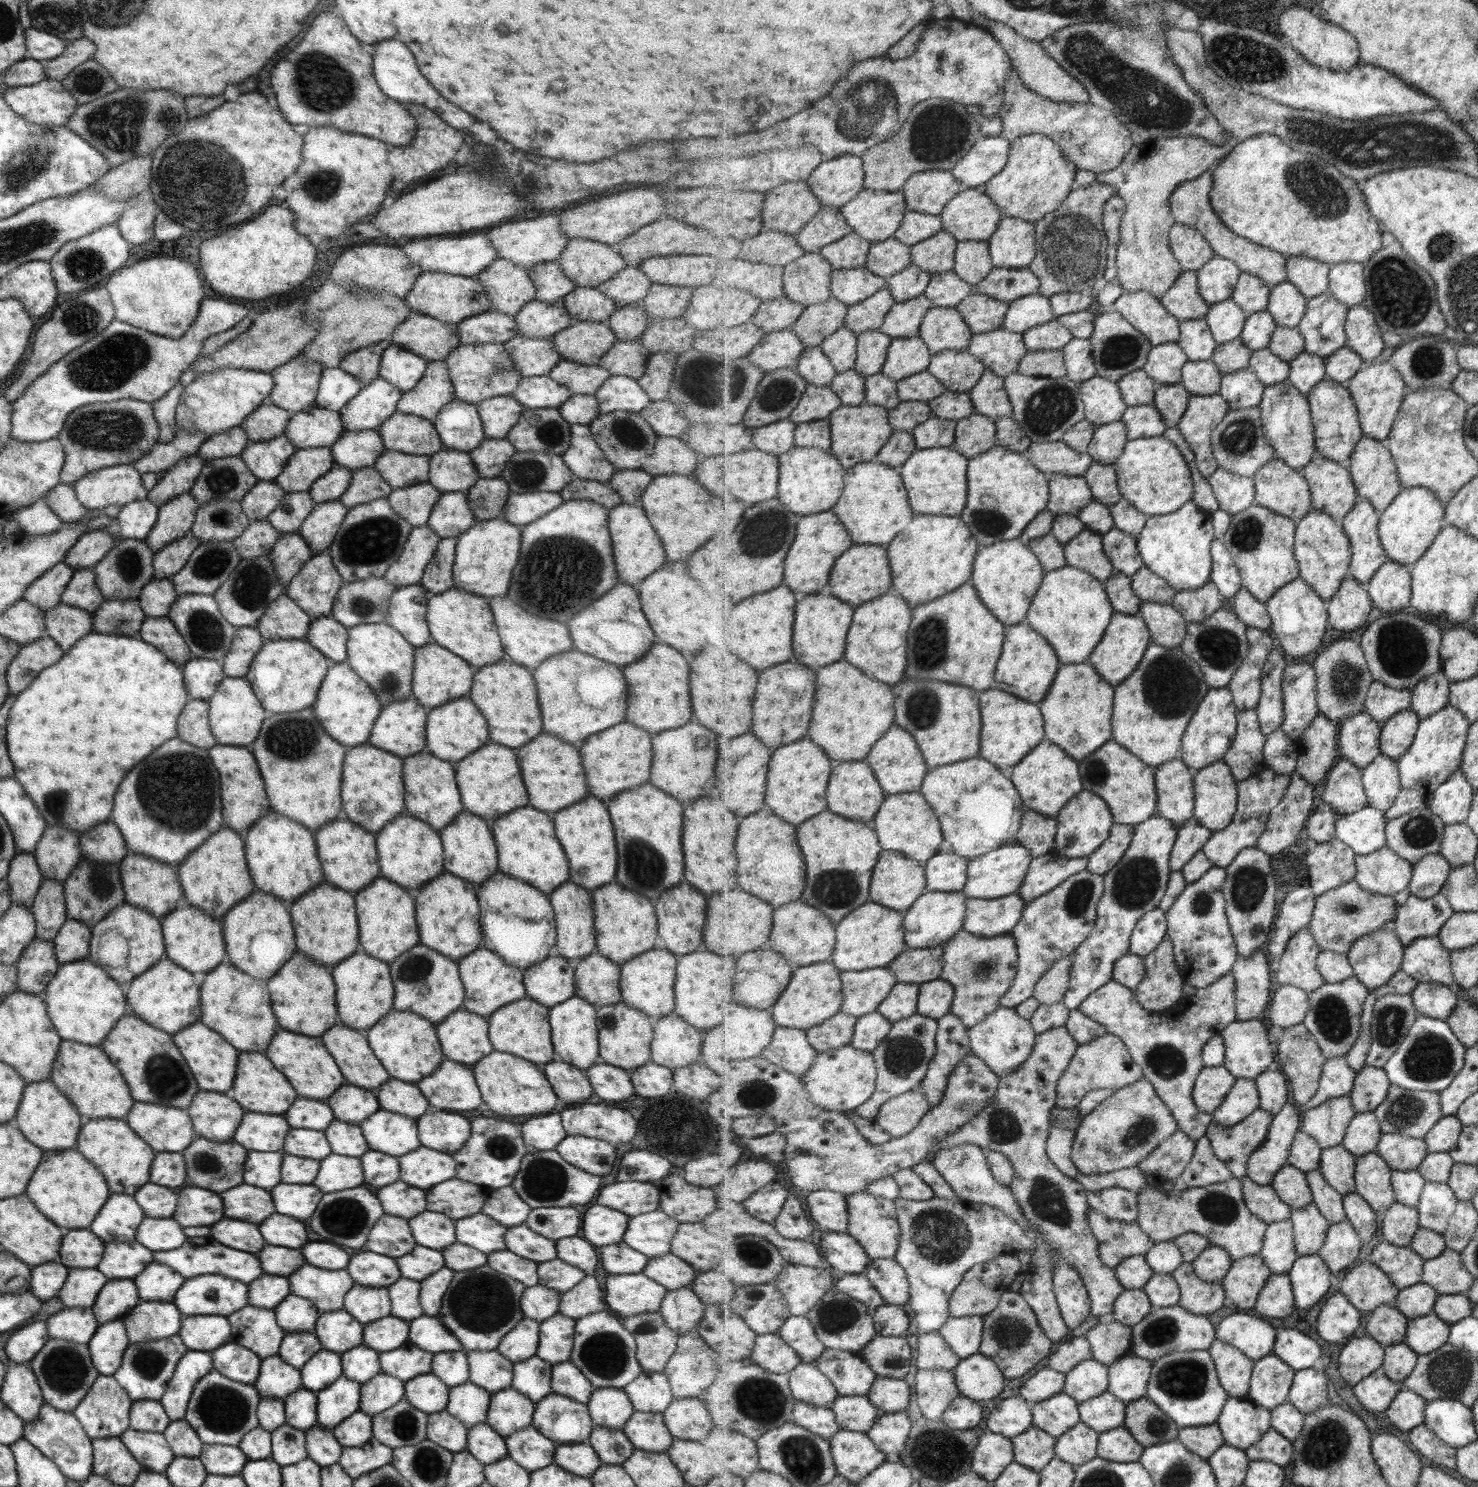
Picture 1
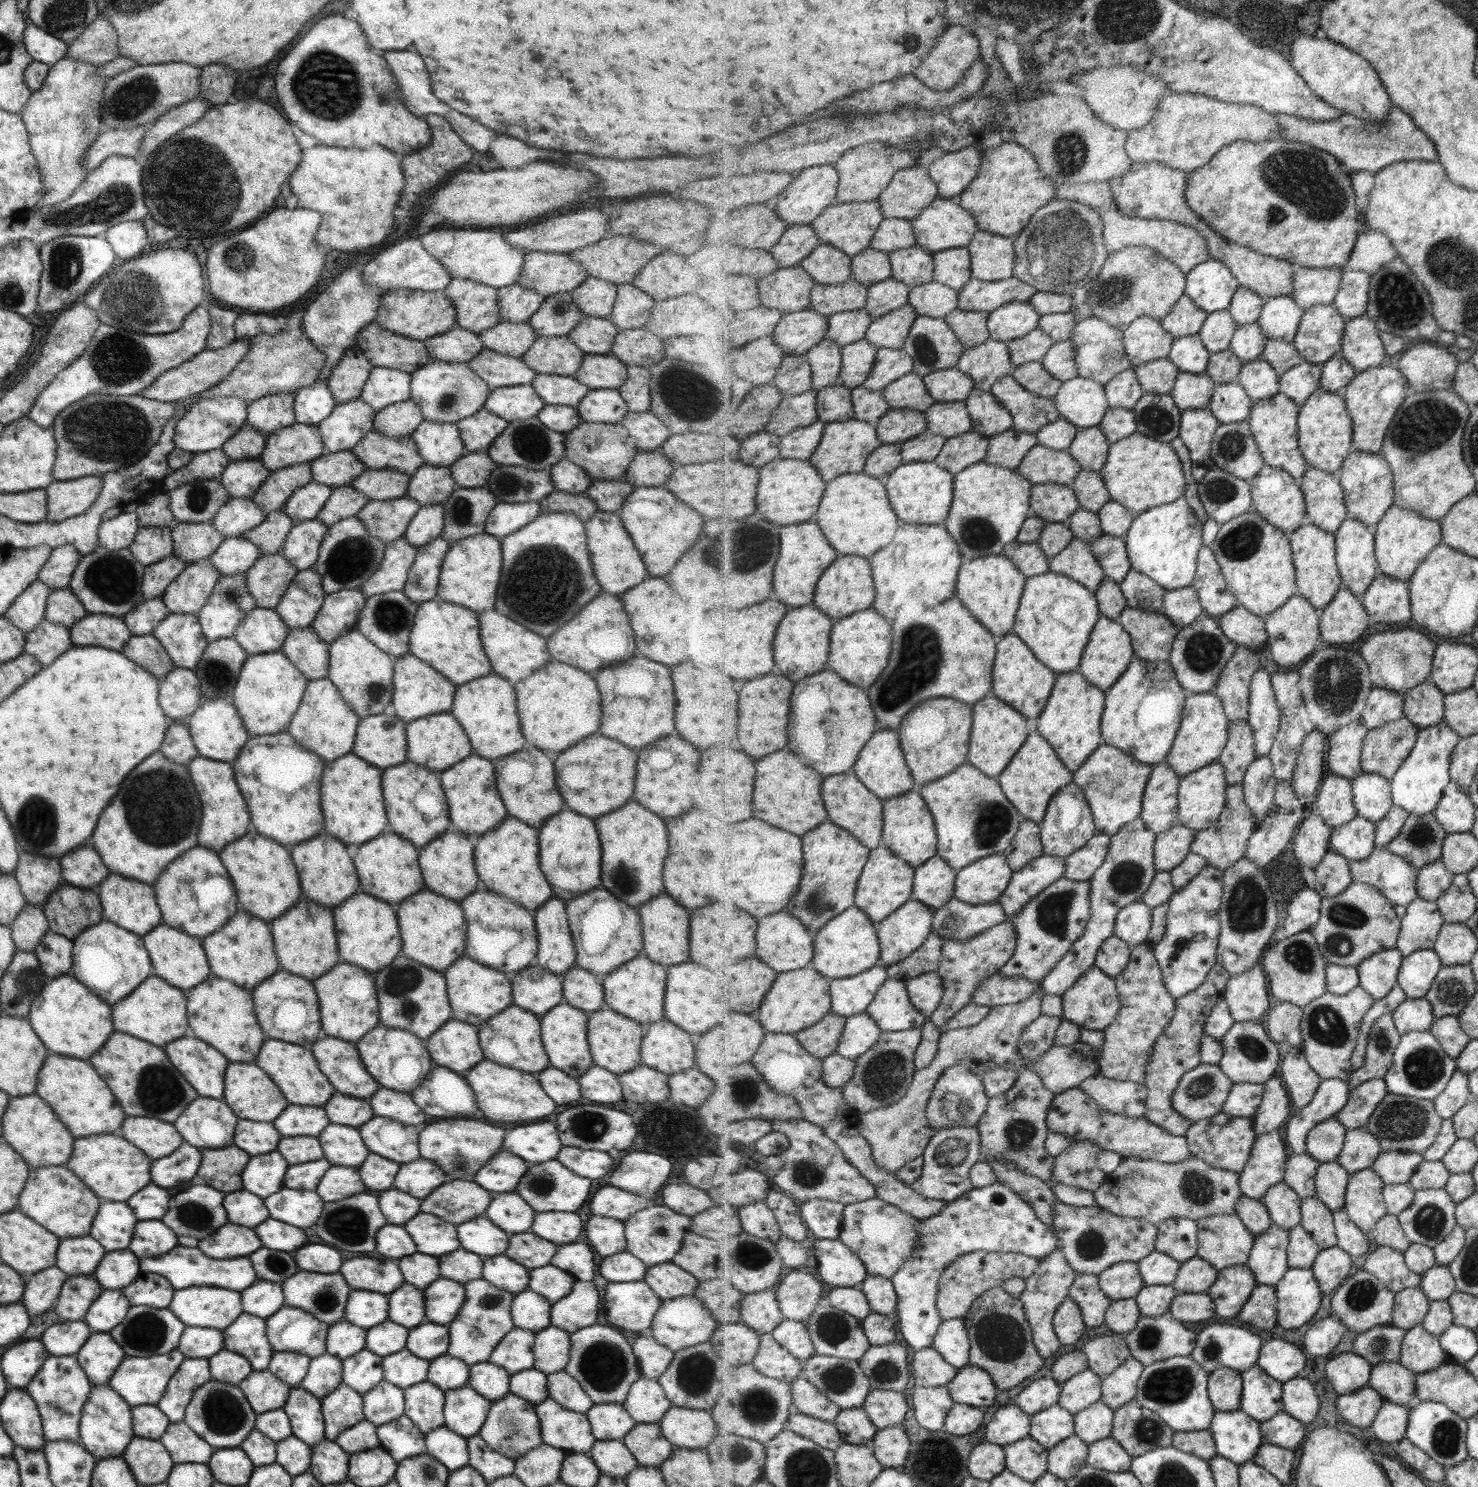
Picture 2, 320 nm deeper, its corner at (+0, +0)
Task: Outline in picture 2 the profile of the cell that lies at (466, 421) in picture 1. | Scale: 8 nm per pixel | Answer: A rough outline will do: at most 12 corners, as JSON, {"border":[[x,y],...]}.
{"border":[[424,420],[410,434],[423,465],[463,452],[453,422]]}

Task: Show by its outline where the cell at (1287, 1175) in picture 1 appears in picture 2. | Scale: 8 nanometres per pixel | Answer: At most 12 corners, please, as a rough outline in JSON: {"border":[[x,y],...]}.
{"border":[[1285,1181],[1261,1201],[1277,1226],[1302,1224],[1302,1199]]}

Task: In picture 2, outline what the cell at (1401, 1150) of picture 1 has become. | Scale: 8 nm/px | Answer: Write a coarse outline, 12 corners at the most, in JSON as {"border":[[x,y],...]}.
{"border":[[1390,1150],[1372,1169],[1387,1185],[1409,1183],[1423,1161],[1417,1152]]}

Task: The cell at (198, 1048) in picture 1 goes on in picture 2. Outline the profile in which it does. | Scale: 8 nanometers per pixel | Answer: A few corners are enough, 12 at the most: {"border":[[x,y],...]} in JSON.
{"border":[[188,1034],[162,1049],[198,1097],[223,1098],[228,1063]]}

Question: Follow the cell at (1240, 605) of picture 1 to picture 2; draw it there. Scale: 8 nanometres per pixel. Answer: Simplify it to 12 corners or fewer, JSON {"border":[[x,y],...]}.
{"border":[[1238,606],[1218,620],[1237,646],[1268,647],[1264,618]]}

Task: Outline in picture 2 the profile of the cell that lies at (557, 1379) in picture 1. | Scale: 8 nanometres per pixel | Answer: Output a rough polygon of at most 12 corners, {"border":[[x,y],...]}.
{"border":[[564,1370],[546,1374],[548,1397],[585,1414],[594,1404]]}

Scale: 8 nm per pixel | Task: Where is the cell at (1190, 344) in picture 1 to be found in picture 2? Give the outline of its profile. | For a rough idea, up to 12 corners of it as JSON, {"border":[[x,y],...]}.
{"border":[[1200,333],[1174,338],[1169,358],[1185,373],[1202,374],[1212,352]]}

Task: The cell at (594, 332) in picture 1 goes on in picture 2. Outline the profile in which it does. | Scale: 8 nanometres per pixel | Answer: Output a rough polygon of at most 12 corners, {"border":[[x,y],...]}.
{"border":[[566,336],[537,337],[520,359],[535,375],[573,377]]}

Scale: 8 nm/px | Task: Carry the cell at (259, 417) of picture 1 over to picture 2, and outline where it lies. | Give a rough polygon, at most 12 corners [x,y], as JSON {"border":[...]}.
{"border":[[245,421],[221,445],[229,462],[261,454],[265,436]]}

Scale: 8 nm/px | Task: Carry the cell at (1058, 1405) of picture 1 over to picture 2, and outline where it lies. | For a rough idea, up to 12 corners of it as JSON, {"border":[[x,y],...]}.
{"border":[[1059,1403],[1031,1415],[1030,1436],[1047,1449],[1076,1434]]}

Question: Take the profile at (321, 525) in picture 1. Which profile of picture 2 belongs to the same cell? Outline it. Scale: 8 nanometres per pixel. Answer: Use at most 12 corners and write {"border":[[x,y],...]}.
{"border":[[316,518],[292,525],[279,554],[312,569],[327,527]]}

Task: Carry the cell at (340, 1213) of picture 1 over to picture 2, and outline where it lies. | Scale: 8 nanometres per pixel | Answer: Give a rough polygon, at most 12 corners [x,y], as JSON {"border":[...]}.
{"border":[[378,1199],[327,1202],[315,1234],[338,1251],[375,1250]]}

